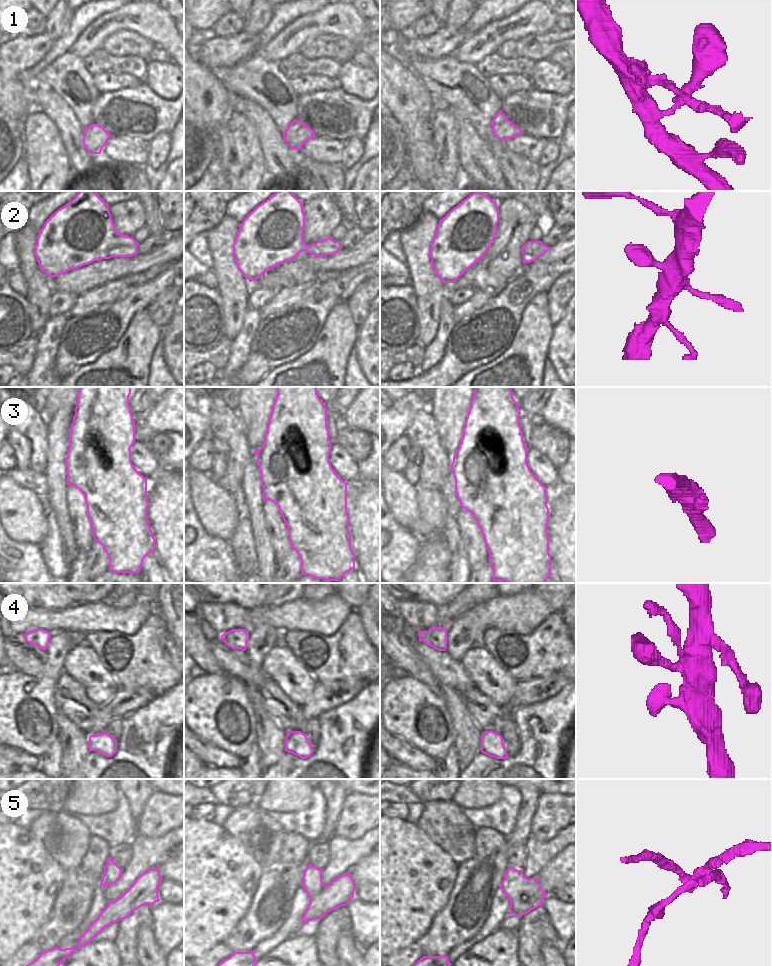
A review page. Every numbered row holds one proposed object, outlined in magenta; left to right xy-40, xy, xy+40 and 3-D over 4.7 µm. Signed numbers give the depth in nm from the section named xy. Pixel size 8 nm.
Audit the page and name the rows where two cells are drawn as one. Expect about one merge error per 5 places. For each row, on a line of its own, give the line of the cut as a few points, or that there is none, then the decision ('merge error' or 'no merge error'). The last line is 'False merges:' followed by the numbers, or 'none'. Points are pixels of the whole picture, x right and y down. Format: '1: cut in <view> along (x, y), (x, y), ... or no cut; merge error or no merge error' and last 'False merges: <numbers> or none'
1: no cut; no merge error
2: no cut; no merge error
3: no cut; no merge error
4: no cut; no merge error
5: cut in xy-40 along (156, 901), (152, 896), (141, 896), (129, 906); merge error
False merges: 5

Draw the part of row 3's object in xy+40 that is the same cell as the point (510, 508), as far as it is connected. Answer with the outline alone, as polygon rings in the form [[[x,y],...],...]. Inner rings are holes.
[[[475,387],[471,406],[465,420],[463,436],[459,448],[454,453],[451,464],[451,473],[455,478],[455,492],[461,504],[476,520],[485,540],[489,552],[489,562],[493,568],[493,581],[506,581],[507,583],[545,583],[551,576],[551,556],[549,554],[549,508],[547,506],[547,490],[539,479],[531,472],[527,464],[527,446],[523,441],[523,432],[519,424],[521,412],[519,405],[513,398],[511,387]]]

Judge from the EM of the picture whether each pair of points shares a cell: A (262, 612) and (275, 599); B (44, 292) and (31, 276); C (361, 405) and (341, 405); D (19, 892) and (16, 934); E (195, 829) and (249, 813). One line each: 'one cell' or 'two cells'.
A: two cells
B: one cell
C: two cells
D: one cell
E: two cells

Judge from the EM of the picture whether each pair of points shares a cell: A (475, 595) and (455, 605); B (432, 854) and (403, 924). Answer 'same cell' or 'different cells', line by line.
A: same cell
B: same cell

